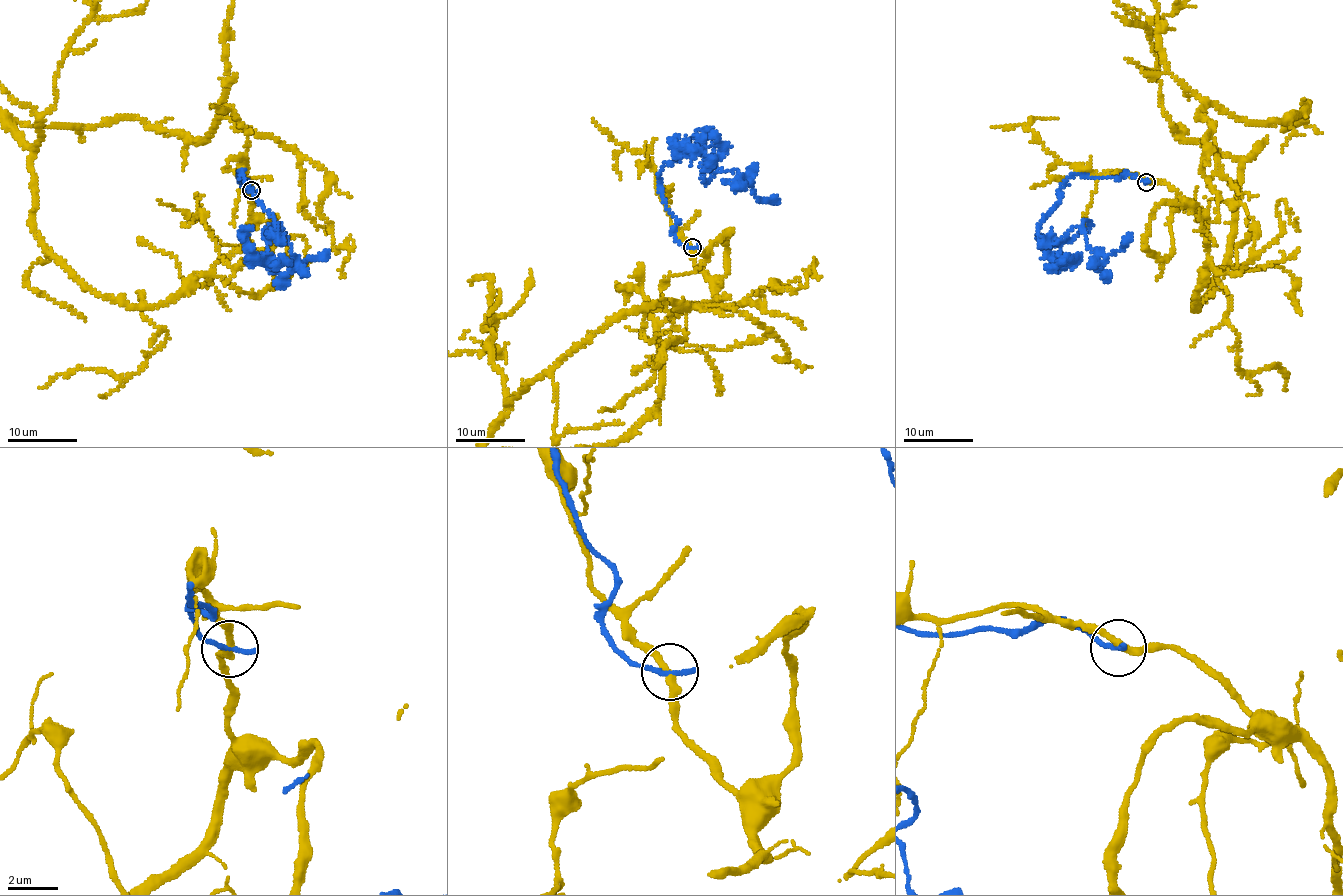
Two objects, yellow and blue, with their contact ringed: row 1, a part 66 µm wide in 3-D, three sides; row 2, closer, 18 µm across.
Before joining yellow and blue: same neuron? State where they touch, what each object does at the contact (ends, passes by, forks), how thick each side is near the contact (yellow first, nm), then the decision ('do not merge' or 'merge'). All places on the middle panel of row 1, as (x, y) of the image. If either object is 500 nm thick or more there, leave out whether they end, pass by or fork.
place (692, 247); yellow passes by; blue ends; calibres 280 and 240 nm; do not merge

